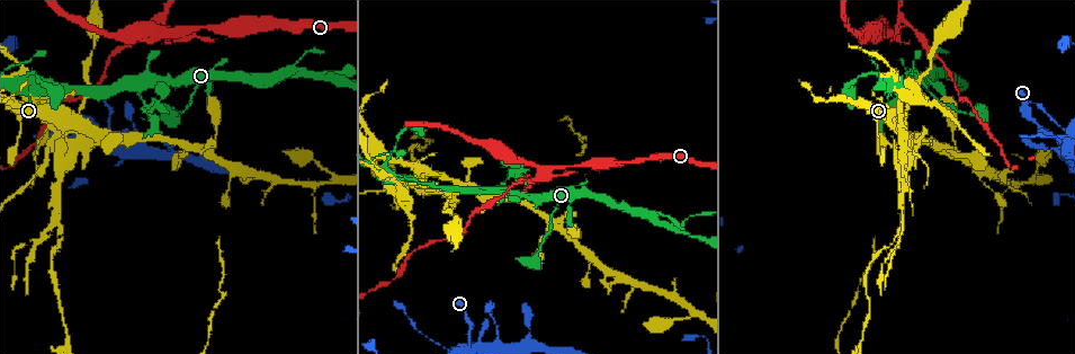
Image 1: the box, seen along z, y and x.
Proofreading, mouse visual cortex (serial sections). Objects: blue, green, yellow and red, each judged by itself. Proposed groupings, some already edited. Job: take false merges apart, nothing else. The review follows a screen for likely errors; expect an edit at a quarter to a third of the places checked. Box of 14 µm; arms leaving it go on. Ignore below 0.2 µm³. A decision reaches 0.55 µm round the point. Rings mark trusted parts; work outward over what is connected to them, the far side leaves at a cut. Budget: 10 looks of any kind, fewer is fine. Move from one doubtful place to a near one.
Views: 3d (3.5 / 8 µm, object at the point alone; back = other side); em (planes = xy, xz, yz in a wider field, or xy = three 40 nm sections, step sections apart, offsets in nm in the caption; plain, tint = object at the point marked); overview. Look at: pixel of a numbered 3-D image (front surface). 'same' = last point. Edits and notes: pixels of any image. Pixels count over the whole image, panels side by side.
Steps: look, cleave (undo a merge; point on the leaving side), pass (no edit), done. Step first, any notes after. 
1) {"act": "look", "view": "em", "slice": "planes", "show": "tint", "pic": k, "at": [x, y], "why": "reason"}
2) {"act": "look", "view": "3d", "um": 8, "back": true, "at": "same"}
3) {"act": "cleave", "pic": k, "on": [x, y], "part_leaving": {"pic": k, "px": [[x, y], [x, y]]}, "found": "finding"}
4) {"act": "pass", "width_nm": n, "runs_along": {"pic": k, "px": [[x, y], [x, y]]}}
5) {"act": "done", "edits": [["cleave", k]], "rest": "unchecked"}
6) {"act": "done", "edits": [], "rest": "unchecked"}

{"act": "look", "view": "3d", "um": 3.5, "pic": 1, "at": [548, 170], "why": "branch point"}

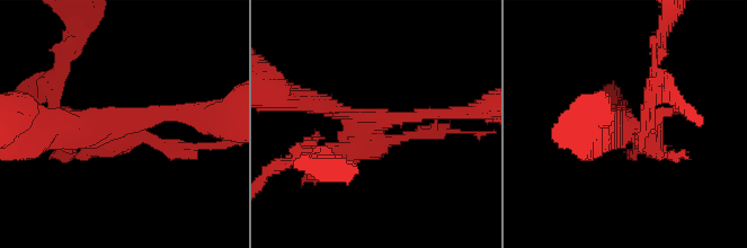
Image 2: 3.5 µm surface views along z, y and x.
{"act": "look", "view": "em", "slice": "xy", "step": 2, "show": "plain", "pic": 2, "at": [120, 125]}

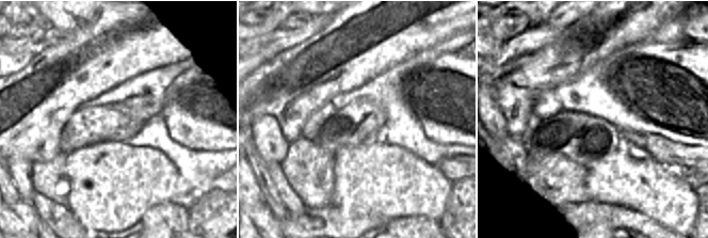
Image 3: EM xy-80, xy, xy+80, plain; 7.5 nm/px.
{"act": "look", "view": "em", "slice": "xy", "step": 2, "show": "tint", "at": "same", "why": "where the object lies"}

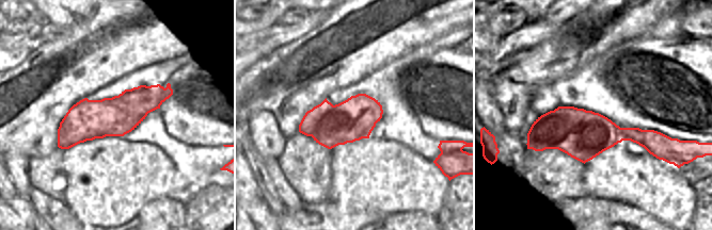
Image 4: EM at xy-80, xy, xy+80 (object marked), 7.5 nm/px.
{"act": "cleave", "pic": 2, "on": [643, 122], "part_leaving": {"pic": 2, "px": [[636, 131], [665, 94]]}, "found": "two cells meet here"}

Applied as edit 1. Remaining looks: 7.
{"act": "look", "view": "3d", "um": 3.5, "pic": 1, "at": [147, 107], "why": "abrupt turn"}

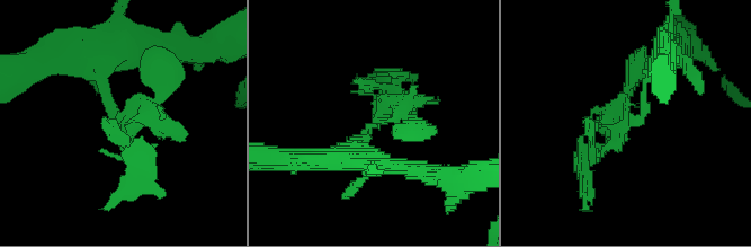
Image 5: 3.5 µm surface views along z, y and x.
{"act": "look", "view": "em", "slice": "xy", "step": 1, "show": "tint", "pic": 5, "at": [119, 118]}

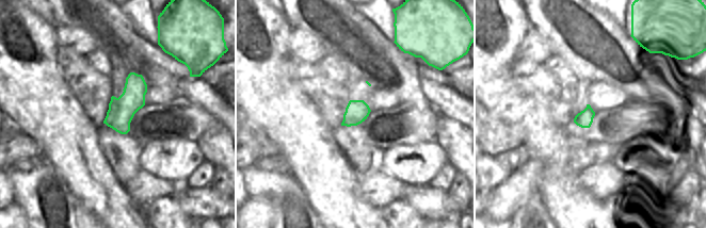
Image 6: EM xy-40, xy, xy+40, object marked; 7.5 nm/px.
{"act": "look", "view": "em", "slice": "xy", "step": 5, "show": "tint", "at": "same"}

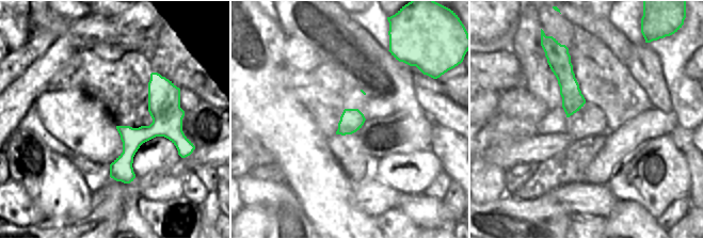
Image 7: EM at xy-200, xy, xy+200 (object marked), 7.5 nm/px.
{"act": "cleave", "pic": 5, "on": [613, 109], "part_leaving": {"pic": 5, "px": [[643, 112], [624, 129], [615, 115], [635, 73]]}, "found": "a second cell is stuck on"}

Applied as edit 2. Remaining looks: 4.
{"act": "look", "view": "3d", "um": 3.5, "pic": 1, "at": [385, 167], "why": "a narrow waist"}

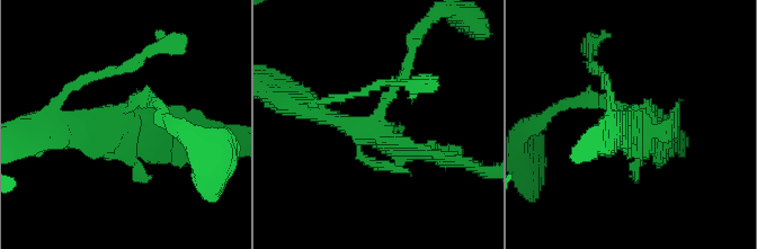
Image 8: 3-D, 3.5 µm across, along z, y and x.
{"act": "look", "view": "em", "slice": "planes", "show": "tint", "pic": 8, "at": [637, 125], "why": "now the EM"}

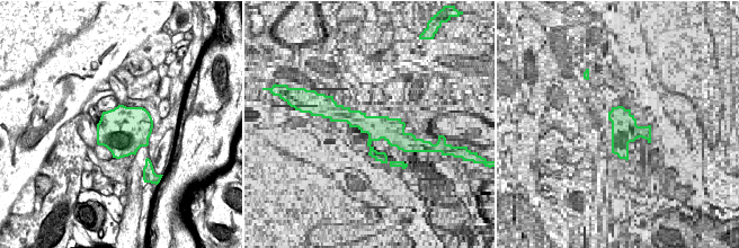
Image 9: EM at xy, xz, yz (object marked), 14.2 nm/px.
{"act": "pass", "runs_along": {"pic": 8, "px": [[662, 151], [628, 109], [585, 103]]}, "found": "one cell here"}

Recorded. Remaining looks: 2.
{"act": "done", "edits": [["cleave", 2], ["cleave", 5]], "rest": "unchecked"}

